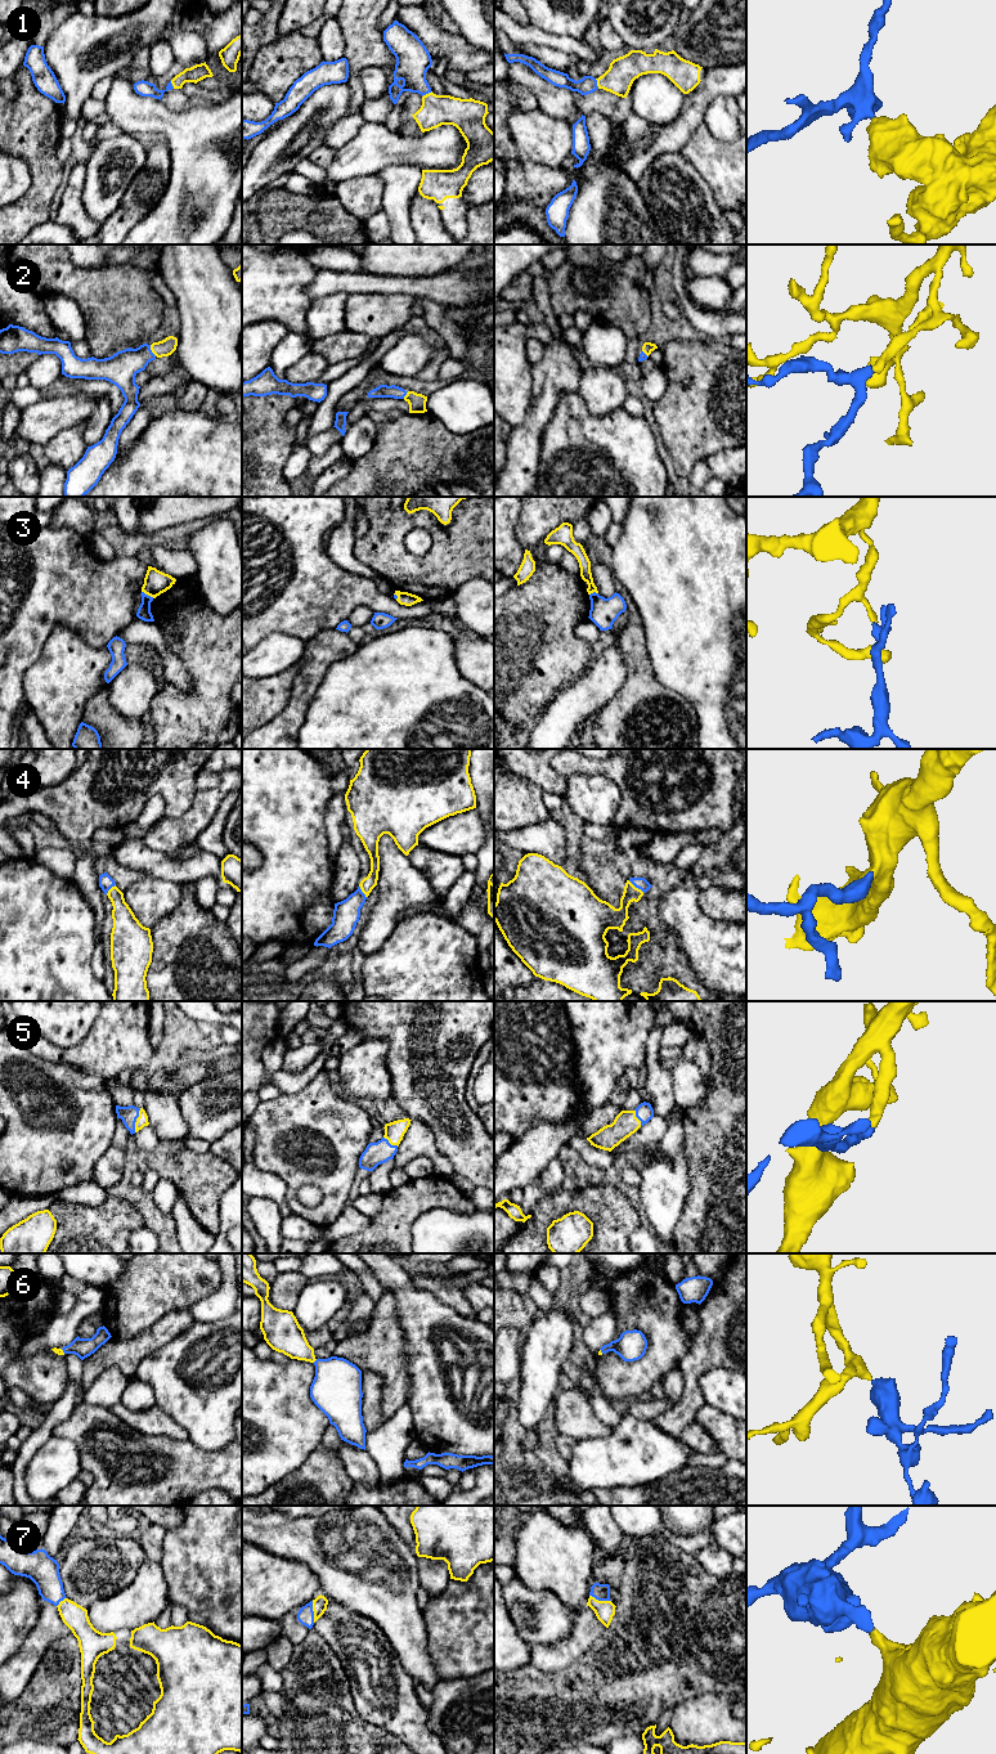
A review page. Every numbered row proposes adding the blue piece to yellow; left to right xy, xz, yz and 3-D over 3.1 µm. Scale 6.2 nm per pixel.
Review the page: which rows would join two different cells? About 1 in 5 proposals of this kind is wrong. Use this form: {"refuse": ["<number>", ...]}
{"refuse": ["3"]}

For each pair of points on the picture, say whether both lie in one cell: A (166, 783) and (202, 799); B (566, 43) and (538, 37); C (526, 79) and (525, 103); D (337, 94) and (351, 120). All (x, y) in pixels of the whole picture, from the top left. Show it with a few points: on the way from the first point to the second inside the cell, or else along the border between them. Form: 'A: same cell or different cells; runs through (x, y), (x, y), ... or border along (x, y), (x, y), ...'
A: different cells; border along (197, 792), (189, 810), (183, 816), (175, 819)
B: same cell; runs through (560, 43), (544, 39)
C: different cells; border along (507, 76), (524, 85), (534, 95), (538, 106)
D: different cells; border along (348, 113), (330, 129), (327, 137)

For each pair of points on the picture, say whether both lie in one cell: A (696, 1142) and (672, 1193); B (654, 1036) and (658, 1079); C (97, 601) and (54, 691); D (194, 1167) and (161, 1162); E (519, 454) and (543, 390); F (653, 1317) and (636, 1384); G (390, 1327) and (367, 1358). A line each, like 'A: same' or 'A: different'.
A: different
B: same
C: different
D: same
E: same
F: same
G: same

